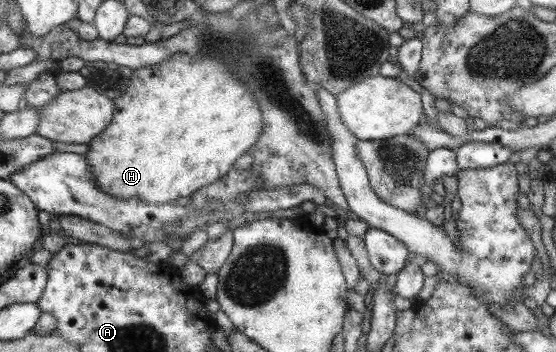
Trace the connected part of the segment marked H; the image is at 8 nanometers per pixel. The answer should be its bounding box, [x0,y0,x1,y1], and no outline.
[83,52,263,205]

